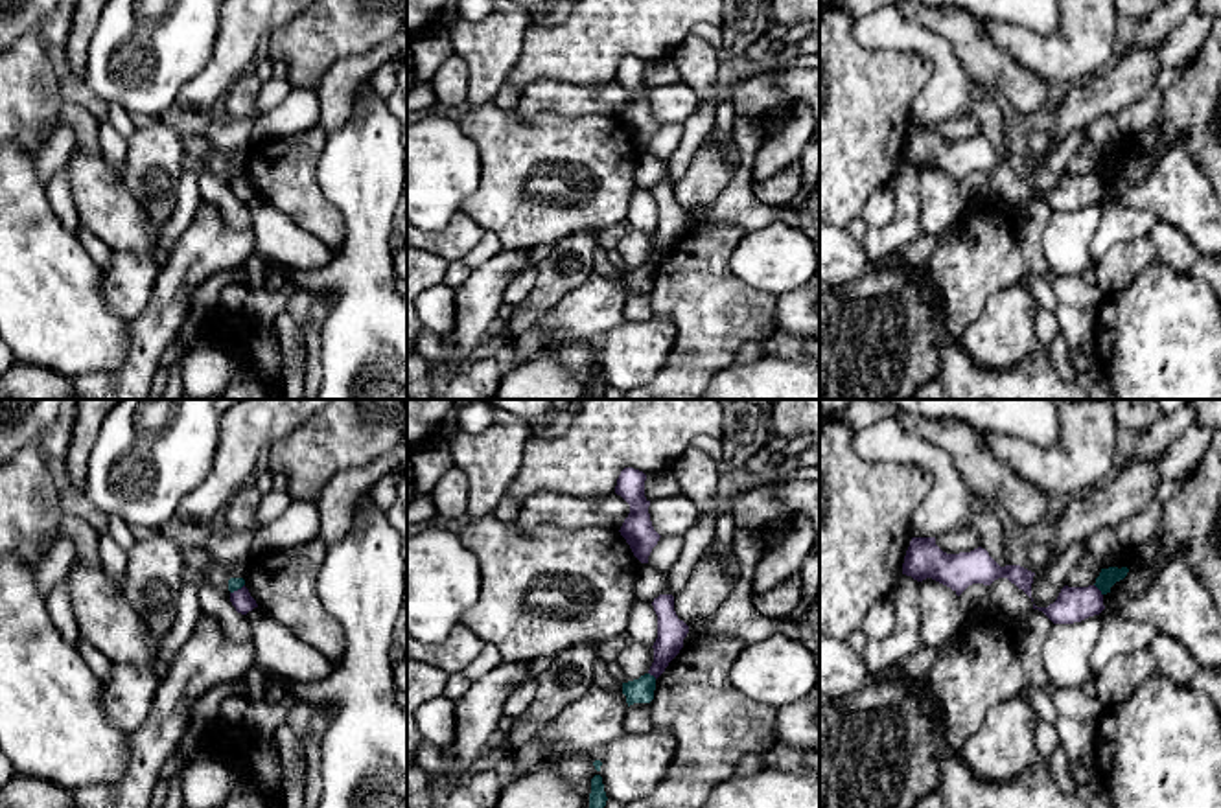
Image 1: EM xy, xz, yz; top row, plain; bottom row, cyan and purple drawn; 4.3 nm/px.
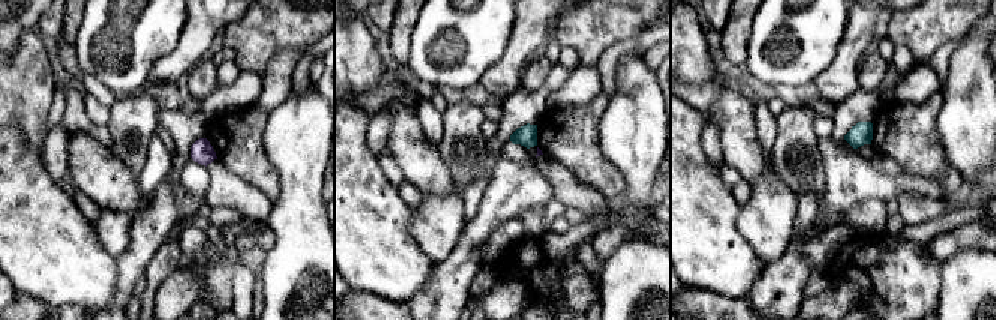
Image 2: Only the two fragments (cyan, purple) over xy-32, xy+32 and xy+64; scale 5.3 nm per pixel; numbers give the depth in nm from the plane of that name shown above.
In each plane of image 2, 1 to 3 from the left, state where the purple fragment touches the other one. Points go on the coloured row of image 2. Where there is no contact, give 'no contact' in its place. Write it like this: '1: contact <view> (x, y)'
1: no contact
2: no contact
3: no contact

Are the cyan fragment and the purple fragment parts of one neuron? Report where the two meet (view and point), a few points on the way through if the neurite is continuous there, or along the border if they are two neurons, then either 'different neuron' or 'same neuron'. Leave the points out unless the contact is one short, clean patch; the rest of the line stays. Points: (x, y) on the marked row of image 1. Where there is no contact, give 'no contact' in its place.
meets cyan in yz at (1098, 588); border along yz (1094, 584), (1102, 595); different neuron

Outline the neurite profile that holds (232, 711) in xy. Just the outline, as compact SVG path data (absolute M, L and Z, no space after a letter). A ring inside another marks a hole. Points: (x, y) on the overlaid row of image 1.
M238 694L228 696L223 701L219 709L219 716L217 716L217 723L221 731L230 729L230 727L241 727L249 703L250 703L249 698L243 698Z

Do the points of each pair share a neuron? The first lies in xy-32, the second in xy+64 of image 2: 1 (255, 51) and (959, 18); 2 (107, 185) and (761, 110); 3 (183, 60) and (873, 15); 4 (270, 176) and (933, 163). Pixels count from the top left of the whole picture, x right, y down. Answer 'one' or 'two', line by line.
1: one
2: two
3: one
4: one

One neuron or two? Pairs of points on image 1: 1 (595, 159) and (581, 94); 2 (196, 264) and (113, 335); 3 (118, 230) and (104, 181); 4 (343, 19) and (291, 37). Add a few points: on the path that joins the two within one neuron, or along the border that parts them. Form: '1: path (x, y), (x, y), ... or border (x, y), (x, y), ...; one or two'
1: border (544, 111), (566, 116), (610, 115), (617, 118); two
2: border (131, 321), (126, 359), (122, 363); two
3: path (116, 218), (104, 205), (104, 194); one
4: path (330, 28), (317, 37), (304, 37); one

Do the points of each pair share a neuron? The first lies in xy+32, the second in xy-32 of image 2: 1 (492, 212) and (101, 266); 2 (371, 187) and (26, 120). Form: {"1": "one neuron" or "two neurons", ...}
{"1": "two neurons", "2": "two neurons"}

